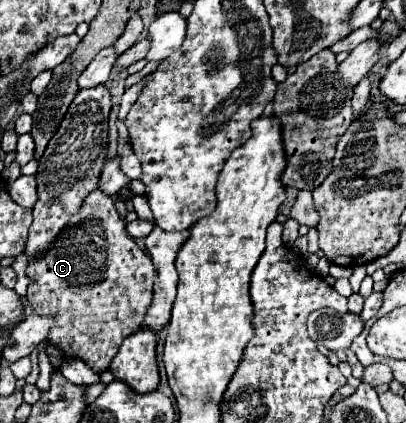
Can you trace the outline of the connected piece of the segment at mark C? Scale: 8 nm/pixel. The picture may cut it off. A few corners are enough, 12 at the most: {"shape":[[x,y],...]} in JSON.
{"shape":[[96,189],[26,297],[94,371],[144,321],[152,259]]}

